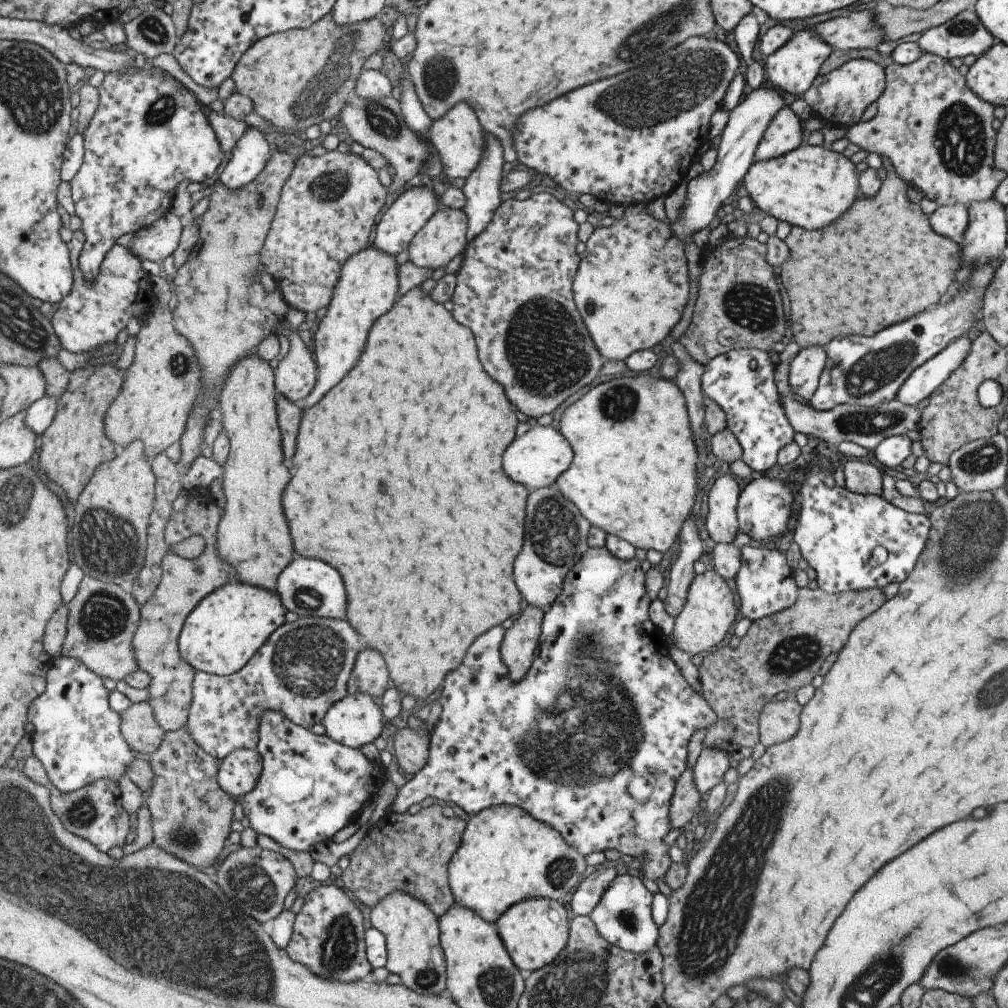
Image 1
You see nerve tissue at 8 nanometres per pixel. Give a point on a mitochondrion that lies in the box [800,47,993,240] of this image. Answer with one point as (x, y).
(959, 133)

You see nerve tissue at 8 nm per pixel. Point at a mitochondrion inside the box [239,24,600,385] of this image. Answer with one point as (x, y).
(439, 75)

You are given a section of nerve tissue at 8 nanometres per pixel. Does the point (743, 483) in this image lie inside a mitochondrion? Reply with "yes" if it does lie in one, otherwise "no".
no

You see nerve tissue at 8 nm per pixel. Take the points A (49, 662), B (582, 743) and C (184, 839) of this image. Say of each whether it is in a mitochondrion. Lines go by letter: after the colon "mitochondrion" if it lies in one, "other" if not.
A: other
B: mitochondrion
C: mitochondrion

